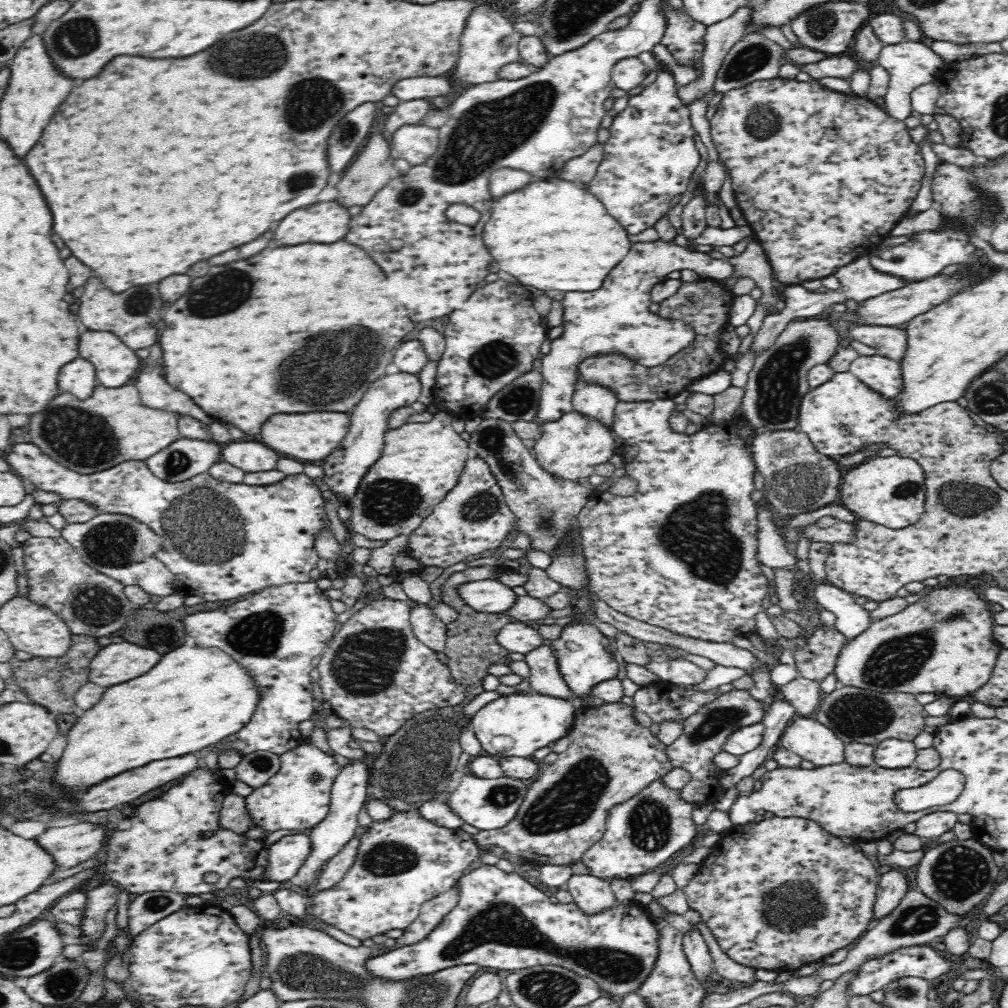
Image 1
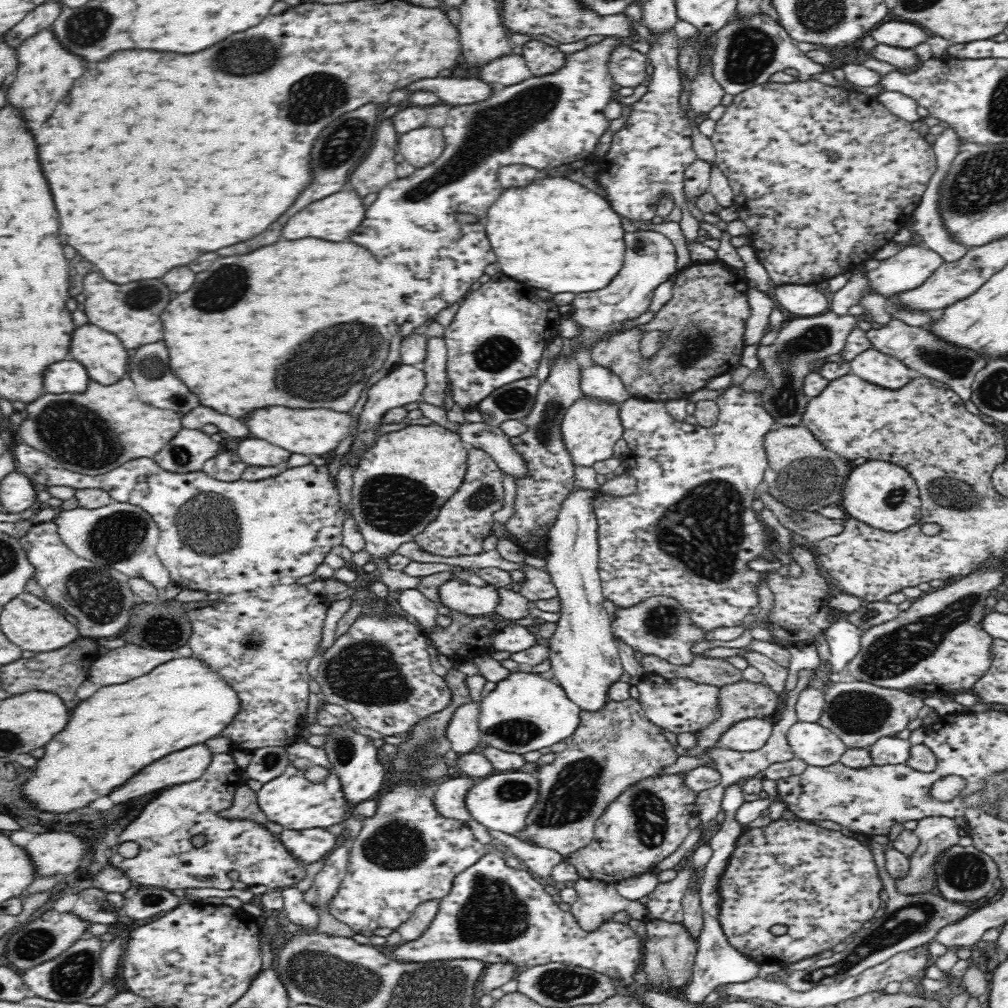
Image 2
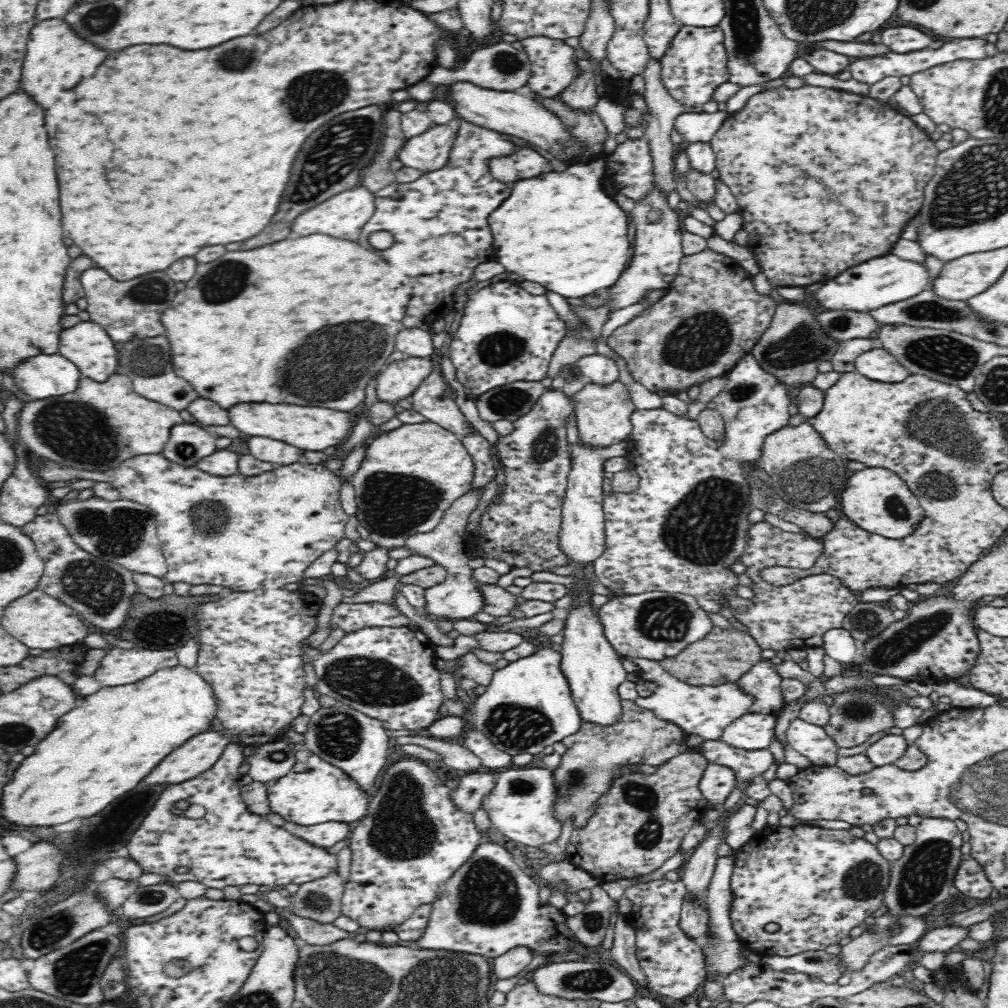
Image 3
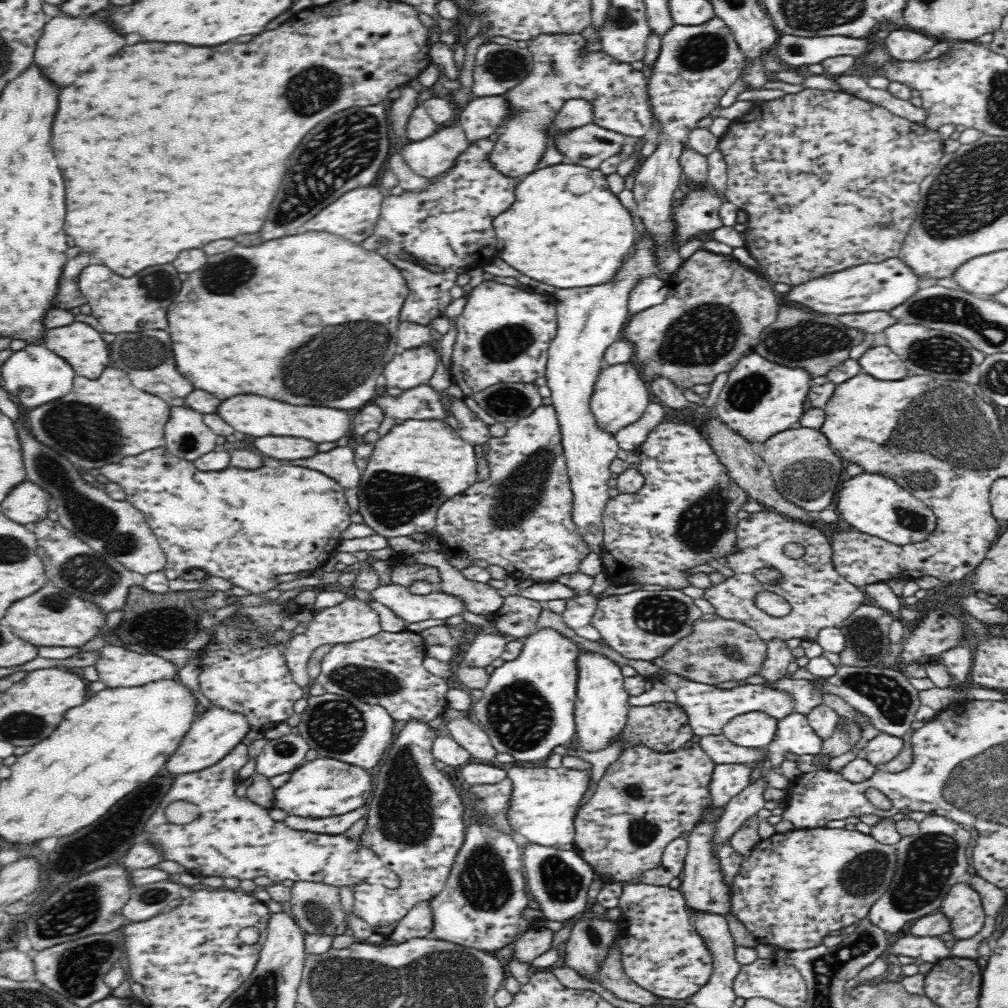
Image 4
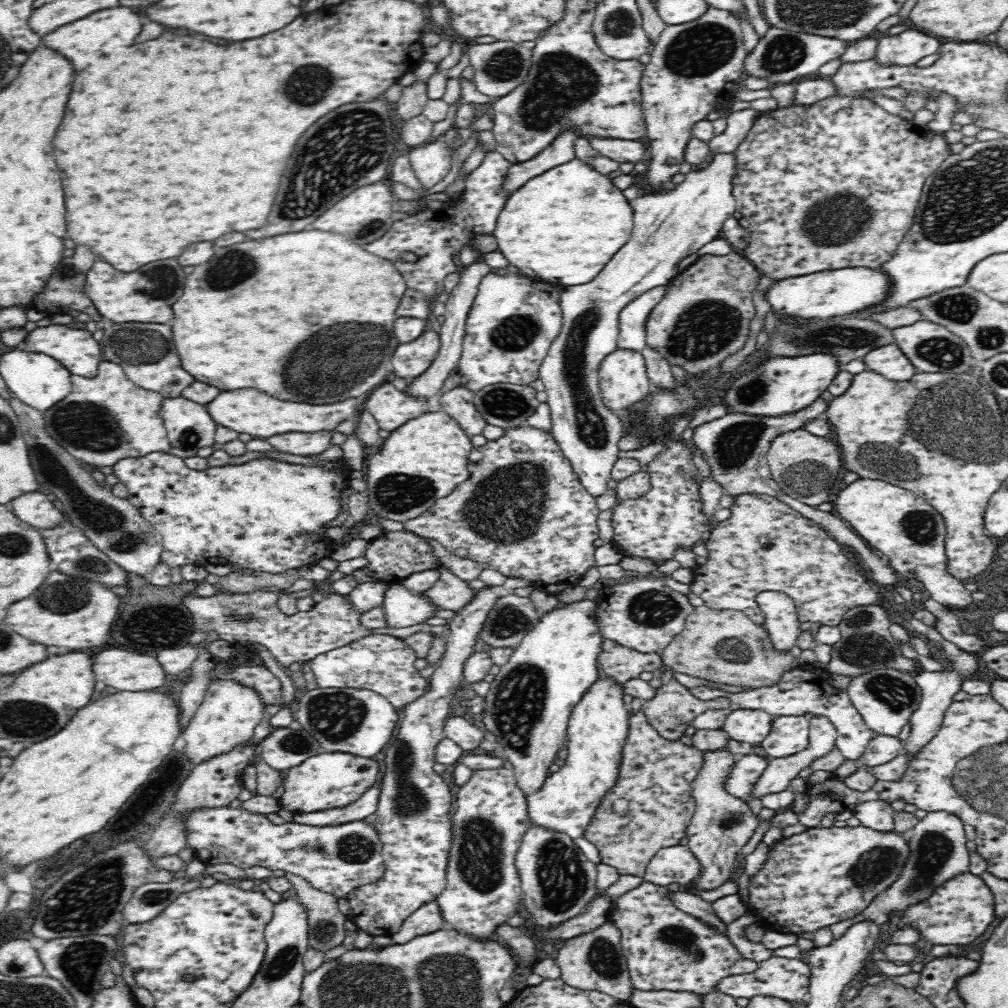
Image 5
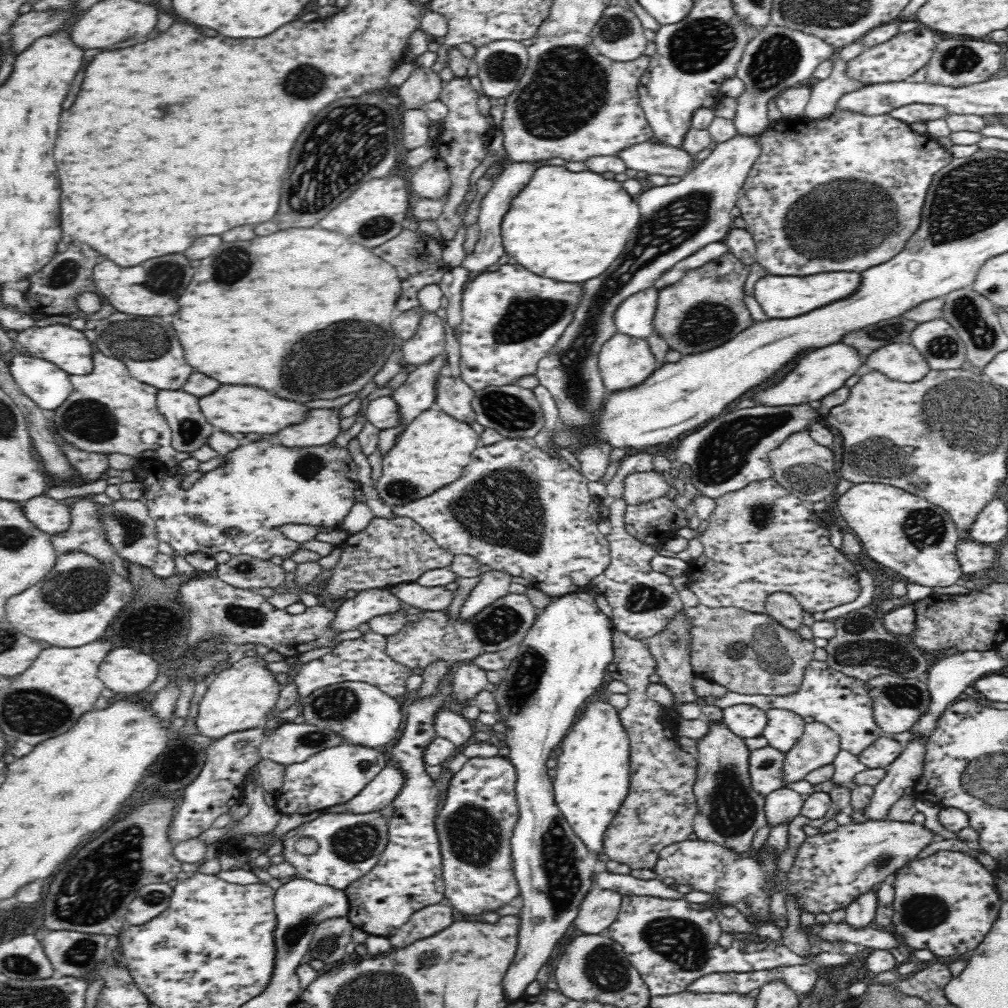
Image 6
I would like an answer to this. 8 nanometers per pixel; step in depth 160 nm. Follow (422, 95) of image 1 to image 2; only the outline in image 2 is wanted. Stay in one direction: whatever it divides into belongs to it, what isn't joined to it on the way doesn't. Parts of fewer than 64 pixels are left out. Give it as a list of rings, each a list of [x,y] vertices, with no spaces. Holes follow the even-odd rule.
[[[434,77],[414,81],[408,90],[429,90],[451,107],[481,103],[493,95],[494,85],[476,77]]]

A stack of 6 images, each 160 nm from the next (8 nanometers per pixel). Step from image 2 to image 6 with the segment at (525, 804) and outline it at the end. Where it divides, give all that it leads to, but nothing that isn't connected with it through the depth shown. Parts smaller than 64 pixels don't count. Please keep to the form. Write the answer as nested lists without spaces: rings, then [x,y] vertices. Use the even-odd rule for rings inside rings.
[[[602,700],[586,705],[578,720],[573,723],[572,730],[564,736],[560,746],[562,754],[556,756],[557,774],[552,779],[555,803],[588,850],[595,855],[604,854],[606,829],[614,820],[630,789],[629,737],[622,727],[618,710],[608,701]]]

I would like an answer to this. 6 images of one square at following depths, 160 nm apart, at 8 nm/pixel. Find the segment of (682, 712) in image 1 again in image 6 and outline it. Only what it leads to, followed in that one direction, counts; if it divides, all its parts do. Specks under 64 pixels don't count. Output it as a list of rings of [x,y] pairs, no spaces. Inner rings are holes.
[[[811,660],[805,668],[804,678],[798,692],[786,696],[750,695],[728,691],[723,698],[707,697],[705,699],[706,702],[723,710],[738,704],[750,704],[762,711],[770,711],[774,708],[785,709],[798,714],[804,720],[812,717],[814,721],[834,730],[840,738],[842,750],[852,752],[856,756],[872,746],[878,738],[884,736],[874,719],[874,699],[872,699],[869,681],[834,670],[829,667],[827,661]]]

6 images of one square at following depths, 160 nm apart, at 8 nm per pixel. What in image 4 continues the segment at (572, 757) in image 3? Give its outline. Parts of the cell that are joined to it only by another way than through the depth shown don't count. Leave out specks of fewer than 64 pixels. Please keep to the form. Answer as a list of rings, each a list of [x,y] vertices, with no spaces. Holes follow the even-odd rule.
[[[657,703],[648,706],[630,707],[626,730],[619,738],[628,739],[628,747],[644,743],[650,749],[658,752],[673,752],[682,749],[684,744],[693,738],[693,729],[690,727],[690,717],[676,703]]]

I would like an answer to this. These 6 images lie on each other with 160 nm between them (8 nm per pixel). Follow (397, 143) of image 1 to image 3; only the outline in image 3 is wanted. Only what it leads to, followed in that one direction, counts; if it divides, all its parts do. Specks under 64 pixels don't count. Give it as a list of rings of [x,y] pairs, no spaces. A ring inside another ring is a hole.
[[[457,112],[450,122],[430,127],[426,132],[407,139],[399,150],[398,158],[407,166],[423,173],[442,168],[449,159],[462,121]]]

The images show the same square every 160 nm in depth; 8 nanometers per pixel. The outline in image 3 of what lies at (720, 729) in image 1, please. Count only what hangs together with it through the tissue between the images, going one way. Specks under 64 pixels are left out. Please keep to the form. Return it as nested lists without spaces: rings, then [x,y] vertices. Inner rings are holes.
[[[770,659],[757,662],[737,682],[739,687],[751,694],[756,702],[750,708],[750,713],[777,714],[785,706],[782,695],[782,677],[777,671],[777,665]]]

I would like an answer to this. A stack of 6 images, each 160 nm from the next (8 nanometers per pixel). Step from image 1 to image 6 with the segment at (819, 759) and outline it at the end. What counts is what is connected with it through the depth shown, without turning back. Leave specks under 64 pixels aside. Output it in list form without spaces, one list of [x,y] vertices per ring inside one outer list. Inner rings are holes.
[[[778,708],[766,711],[766,715],[763,736],[768,739],[770,747],[787,753],[801,740],[807,720],[794,712]]]

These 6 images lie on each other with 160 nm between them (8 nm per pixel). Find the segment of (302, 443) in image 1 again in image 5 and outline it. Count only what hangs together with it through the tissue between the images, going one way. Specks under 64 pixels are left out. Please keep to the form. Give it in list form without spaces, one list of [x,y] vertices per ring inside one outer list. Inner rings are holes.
[[[244,388],[244,390],[234,390],[234,392],[220,392],[210,404],[206,404],[206,410],[214,418],[214,422],[220,426],[232,428],[236,432],[260,436],[260,438],[270,438],[270,436],[286,434],[286,432],[334,430],[342,420],[352,420],[358,402],[358,397],[350,396],[346,400],[332,404],[302,404],[302,402],[276,400],[254,388]]]

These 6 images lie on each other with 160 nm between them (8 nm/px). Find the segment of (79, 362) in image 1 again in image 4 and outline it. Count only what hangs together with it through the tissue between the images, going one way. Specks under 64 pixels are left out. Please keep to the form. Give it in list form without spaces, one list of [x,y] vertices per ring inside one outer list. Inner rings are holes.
[[[28,344],[26,348],[14,352],[8,360],[1,364],[3,386],[20,403],[30,408],[38,408],[62,399],[72,392],[76,375],[76,371],[66,363],[66,360],[38,344]]]

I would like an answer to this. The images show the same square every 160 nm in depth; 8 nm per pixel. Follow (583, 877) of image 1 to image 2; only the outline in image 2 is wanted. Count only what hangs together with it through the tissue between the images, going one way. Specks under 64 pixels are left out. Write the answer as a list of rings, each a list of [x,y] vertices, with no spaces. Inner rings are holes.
[[[578,879],[574,888],[579,899],[567,906],[567,909],[580,925],[580,929],[586,932],[594,932],[617,912],[626,911],[631,918],[638,920],[643,920],[648,914],[645,904],[624,898],[614,884],[596,879]]]

